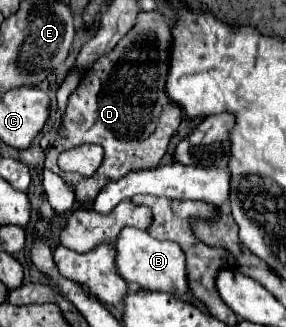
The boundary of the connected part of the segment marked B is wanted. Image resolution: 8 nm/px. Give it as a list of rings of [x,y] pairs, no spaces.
[[[124,227],[116,237],[116,269],[124,281],[136,283],[148,291],[164,291],[176,297],[188,291],[184,279],[184,253],[172,241],[158,241],[148,235],[148,231],[136,227]]]

